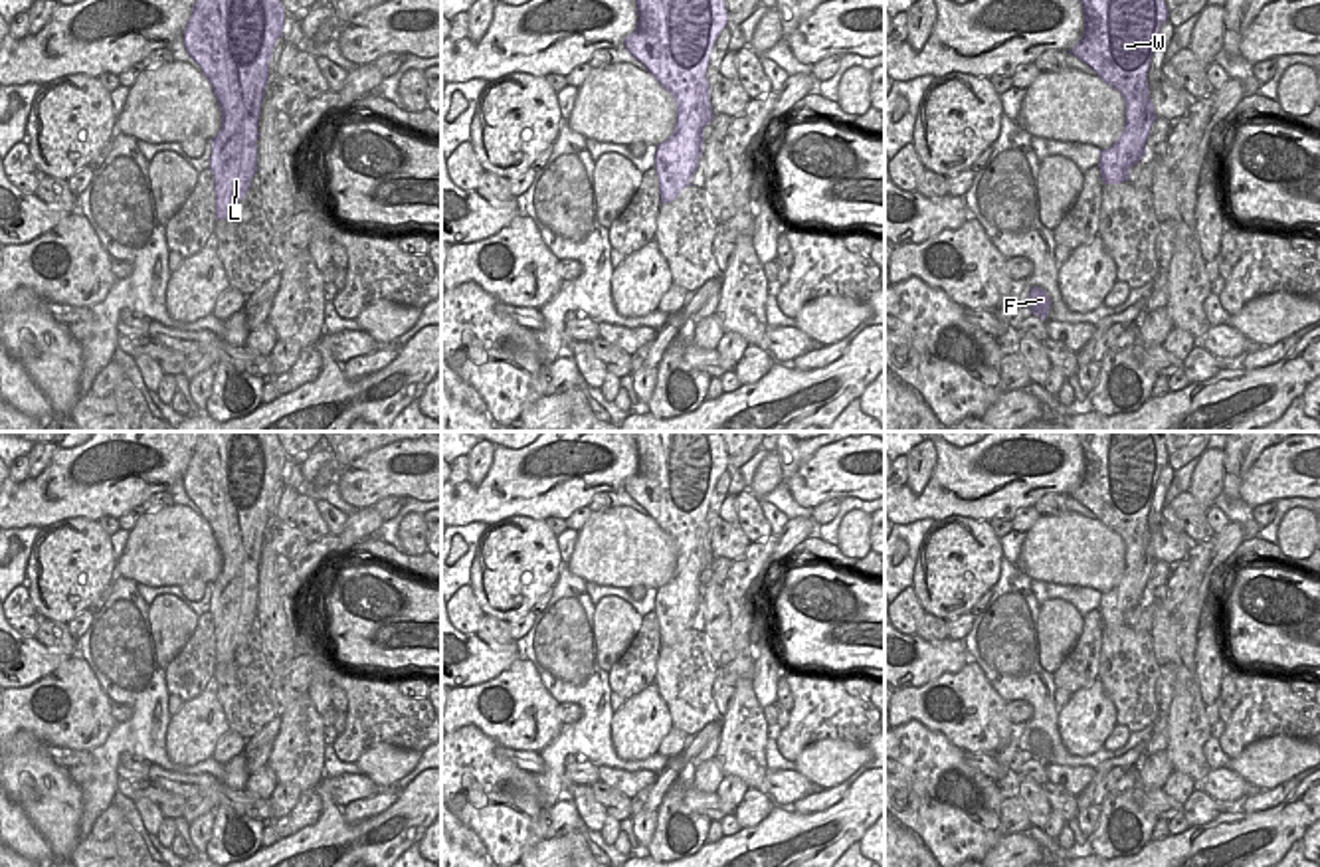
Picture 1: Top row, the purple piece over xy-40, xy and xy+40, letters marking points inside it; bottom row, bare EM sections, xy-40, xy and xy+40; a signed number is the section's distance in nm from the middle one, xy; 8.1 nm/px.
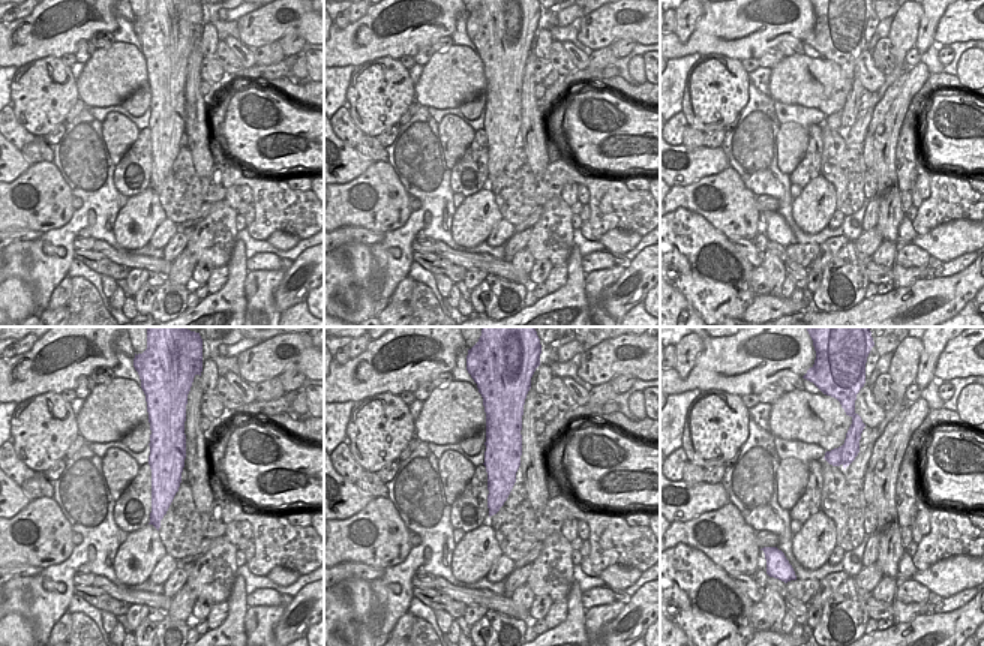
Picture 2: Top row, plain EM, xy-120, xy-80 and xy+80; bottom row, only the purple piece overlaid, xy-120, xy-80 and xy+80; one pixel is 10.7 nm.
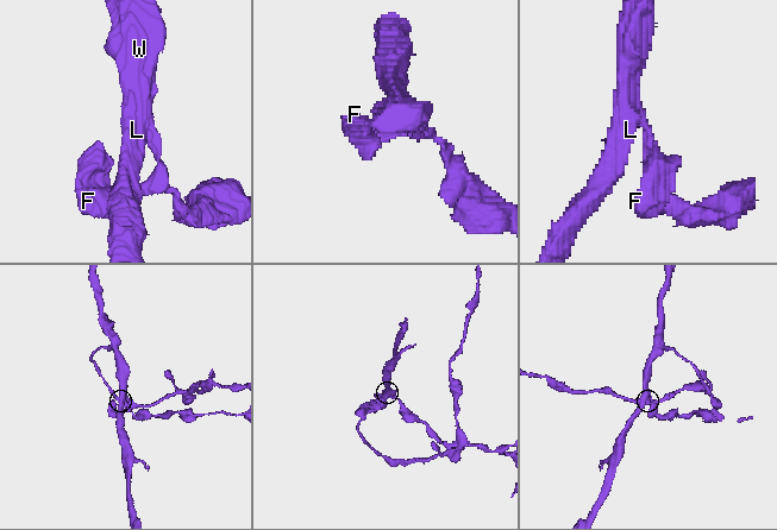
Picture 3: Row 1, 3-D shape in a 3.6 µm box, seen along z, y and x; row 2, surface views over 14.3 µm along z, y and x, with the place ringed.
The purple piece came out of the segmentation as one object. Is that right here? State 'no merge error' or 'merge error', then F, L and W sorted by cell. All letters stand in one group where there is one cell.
merge error; groups F / L W

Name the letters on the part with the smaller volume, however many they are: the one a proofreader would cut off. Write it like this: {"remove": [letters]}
{"remove": ["F"]}

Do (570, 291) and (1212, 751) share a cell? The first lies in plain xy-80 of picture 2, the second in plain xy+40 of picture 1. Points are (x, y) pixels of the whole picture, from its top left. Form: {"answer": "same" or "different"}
{"answer": "different"}

